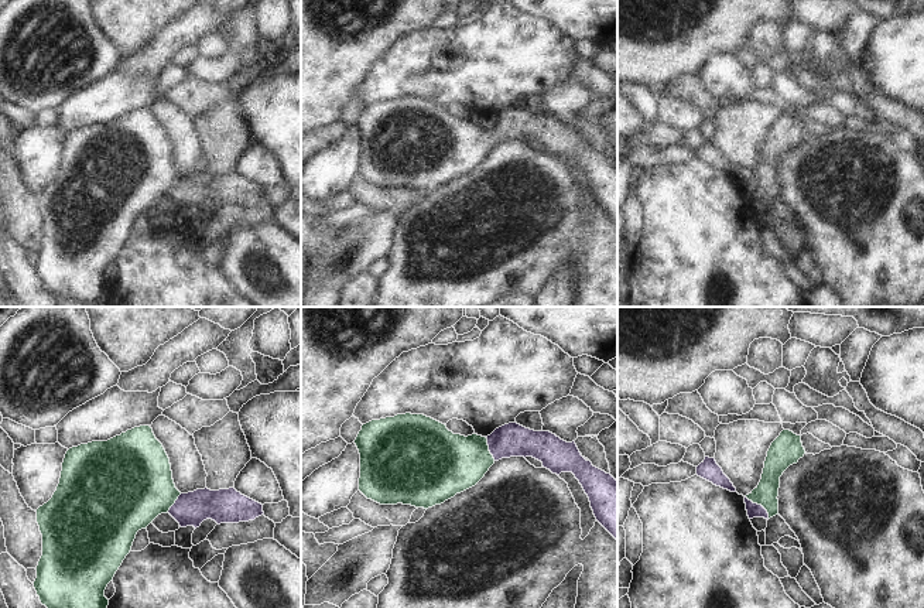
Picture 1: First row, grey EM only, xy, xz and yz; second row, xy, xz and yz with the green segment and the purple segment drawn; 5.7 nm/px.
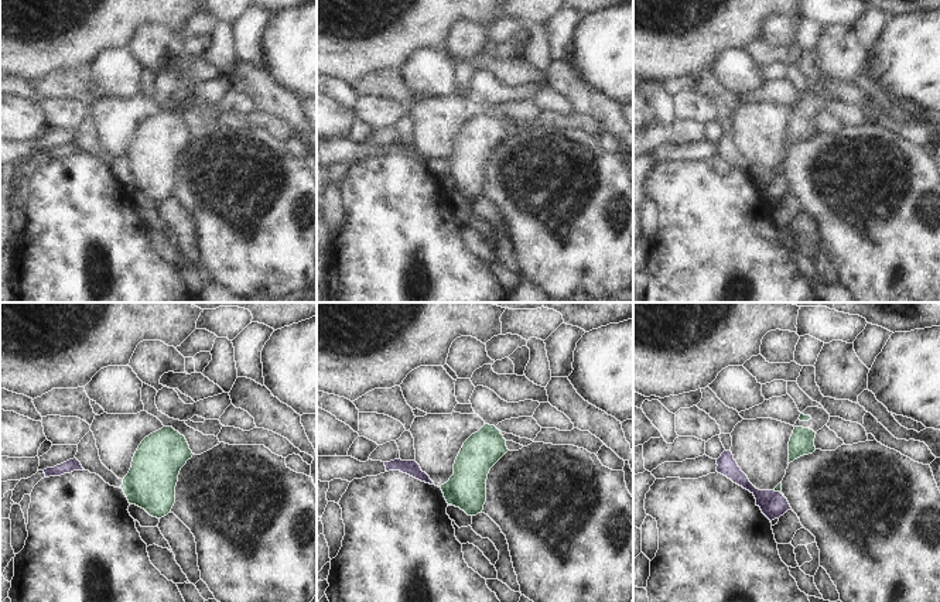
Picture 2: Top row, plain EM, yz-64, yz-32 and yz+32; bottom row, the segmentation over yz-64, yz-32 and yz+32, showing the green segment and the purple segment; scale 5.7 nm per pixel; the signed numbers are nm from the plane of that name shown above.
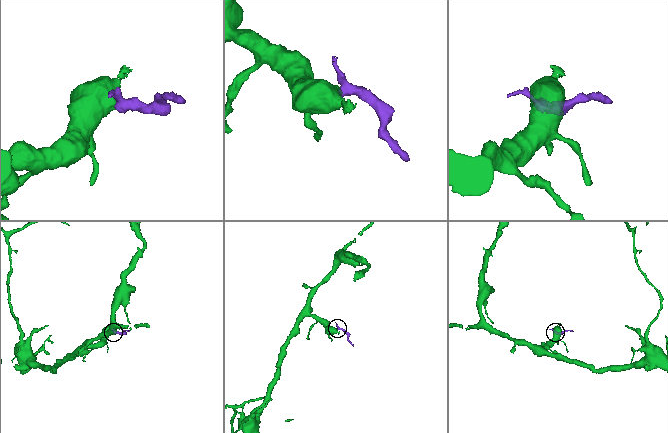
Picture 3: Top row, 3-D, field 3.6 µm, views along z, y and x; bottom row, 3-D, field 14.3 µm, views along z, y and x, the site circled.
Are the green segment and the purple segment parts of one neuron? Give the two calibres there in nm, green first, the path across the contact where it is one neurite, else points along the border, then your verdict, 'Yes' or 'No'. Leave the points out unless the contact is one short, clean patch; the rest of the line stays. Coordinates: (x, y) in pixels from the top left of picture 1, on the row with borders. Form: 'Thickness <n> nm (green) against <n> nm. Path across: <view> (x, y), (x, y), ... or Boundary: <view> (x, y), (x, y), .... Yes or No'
Thickness 130 nm (green) against 80 nm. Path across: yz (766, 494), (759, 504), (753, 509). Yes.

